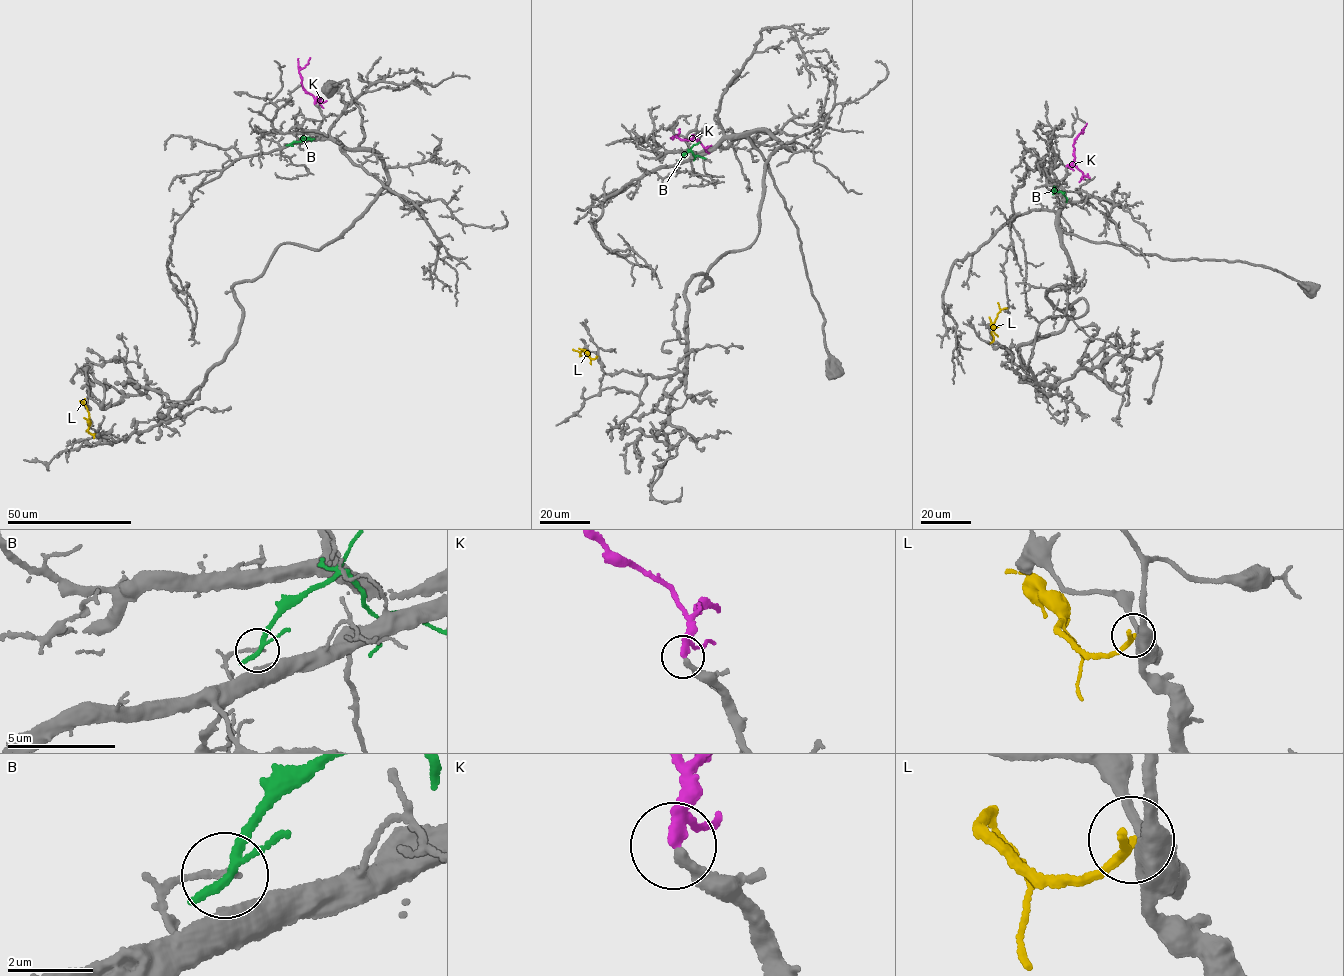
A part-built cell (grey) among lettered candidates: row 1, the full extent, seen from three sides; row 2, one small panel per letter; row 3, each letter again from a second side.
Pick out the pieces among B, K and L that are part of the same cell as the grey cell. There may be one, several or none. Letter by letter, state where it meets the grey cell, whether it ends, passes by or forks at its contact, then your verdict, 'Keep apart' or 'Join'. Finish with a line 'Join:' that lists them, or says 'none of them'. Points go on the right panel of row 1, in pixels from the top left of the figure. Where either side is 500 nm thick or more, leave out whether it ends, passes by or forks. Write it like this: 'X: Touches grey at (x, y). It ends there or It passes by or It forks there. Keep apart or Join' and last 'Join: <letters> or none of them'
B: Touches grey at (1055, 188). It passes by. Keep apart
K: Touches grey at (1066, 166). It passes by. Join
L: Touches grey at (993, 341). Keep apart
Join: K

